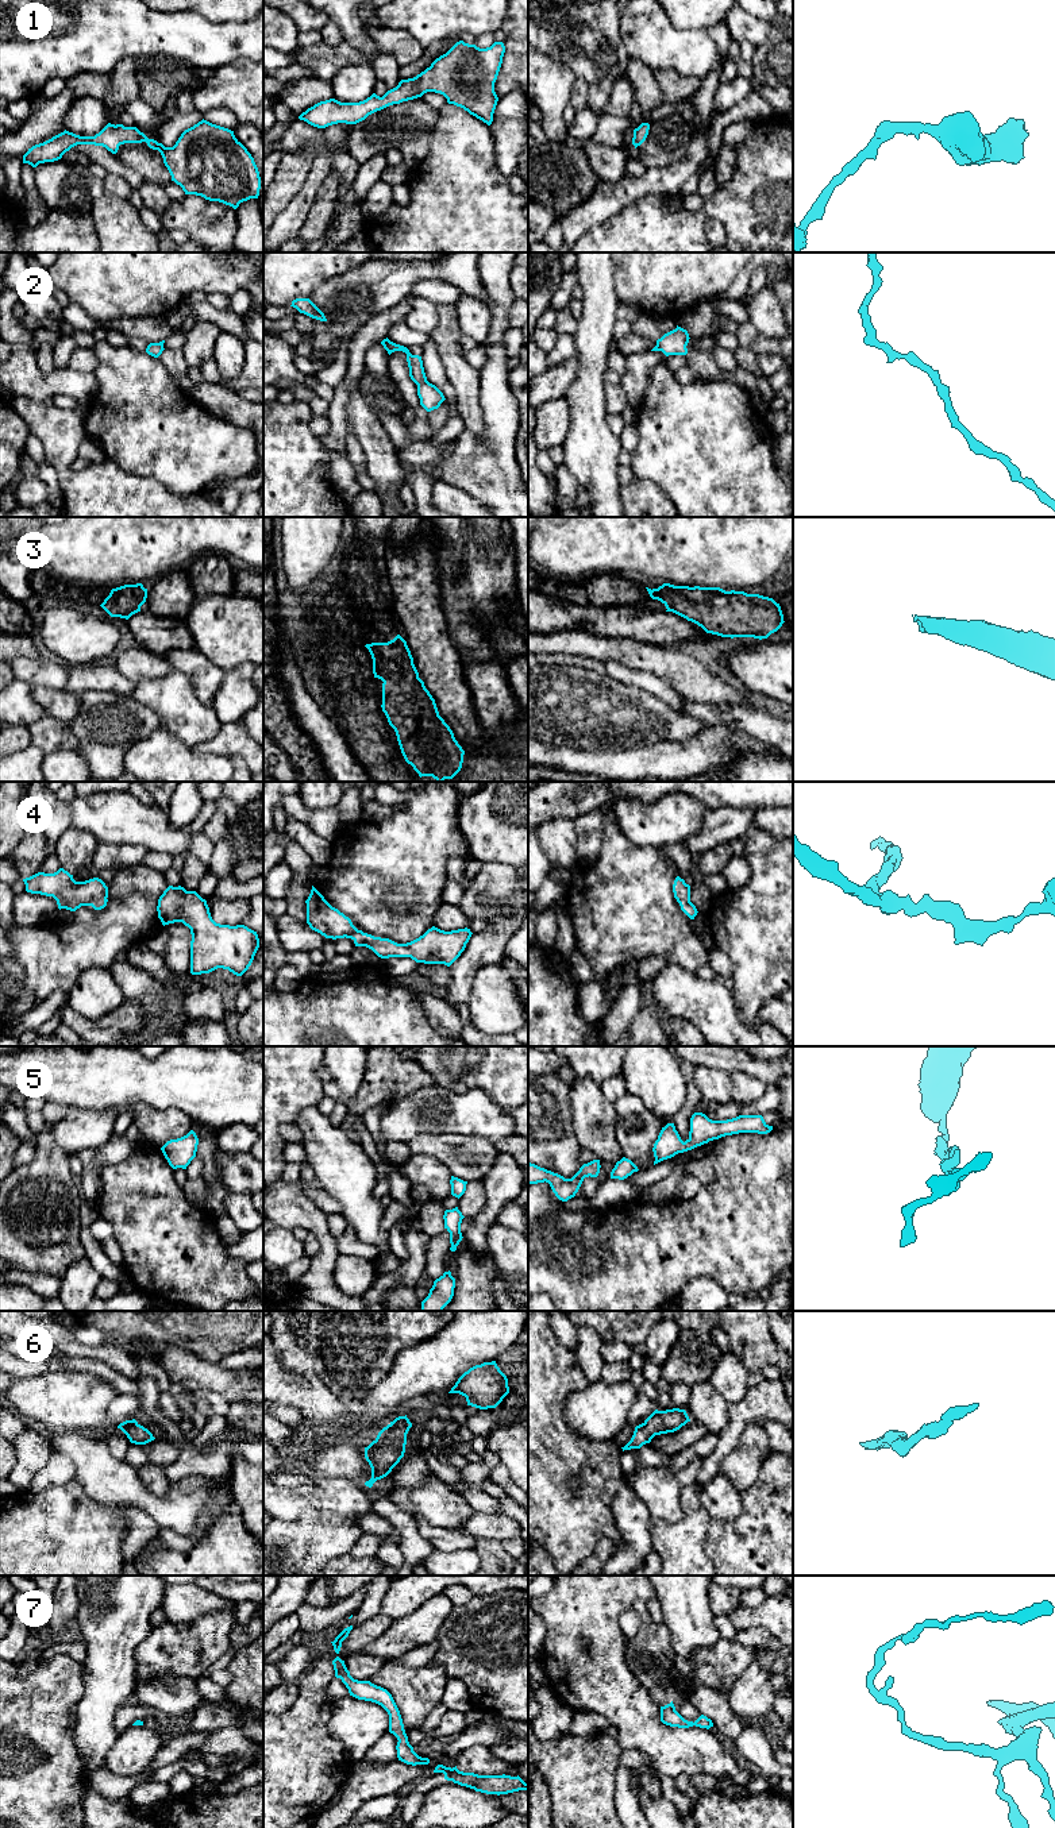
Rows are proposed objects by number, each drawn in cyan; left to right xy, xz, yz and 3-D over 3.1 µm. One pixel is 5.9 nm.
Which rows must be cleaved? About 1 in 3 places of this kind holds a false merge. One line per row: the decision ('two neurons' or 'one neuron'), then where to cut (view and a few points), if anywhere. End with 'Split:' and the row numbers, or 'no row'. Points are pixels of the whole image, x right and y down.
1: one neuron | no cut
2: one neuron | no cut
3: one neuron | no cut
4: one neuron | no cut
5: one neuron | no cut
6: one neuron | no cut
7: one neuron | no cut
Split: no row

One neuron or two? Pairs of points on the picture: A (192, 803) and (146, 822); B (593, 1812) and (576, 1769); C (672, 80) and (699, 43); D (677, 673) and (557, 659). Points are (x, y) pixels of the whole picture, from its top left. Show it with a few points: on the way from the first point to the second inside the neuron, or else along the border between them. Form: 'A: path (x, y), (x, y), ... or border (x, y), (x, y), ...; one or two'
A: border (165, 810), (174, 826), (185, 826), (199, 810); two
B: path (582, 1801), (581, 1780); one
C: border (653, 70), (674, 69), (700, 78); two
D: border (599, 659), (619, 662), (659, 678); two

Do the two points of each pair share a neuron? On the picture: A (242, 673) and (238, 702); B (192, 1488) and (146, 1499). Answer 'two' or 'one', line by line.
A: one
B: one

